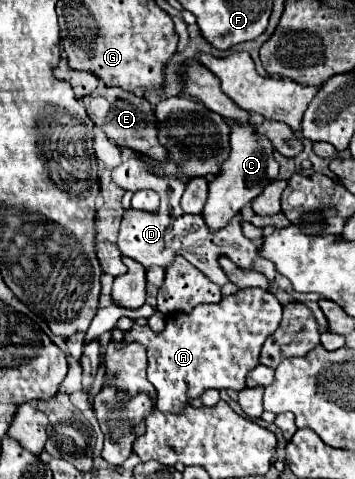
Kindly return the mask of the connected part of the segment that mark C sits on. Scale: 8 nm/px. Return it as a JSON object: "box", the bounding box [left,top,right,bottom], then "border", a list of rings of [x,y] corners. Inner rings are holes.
{"box":[203,125,279,233],"border":[[[233,125],[231,129],[231,155],[223,163],[223,171],[209,183],[209,199],[203,207],[203,219],[211,233],[221,231],[227,223],[279,173],[279,165],[273,159],[273,145],[269,139],[255,133],[255,125]]]}

